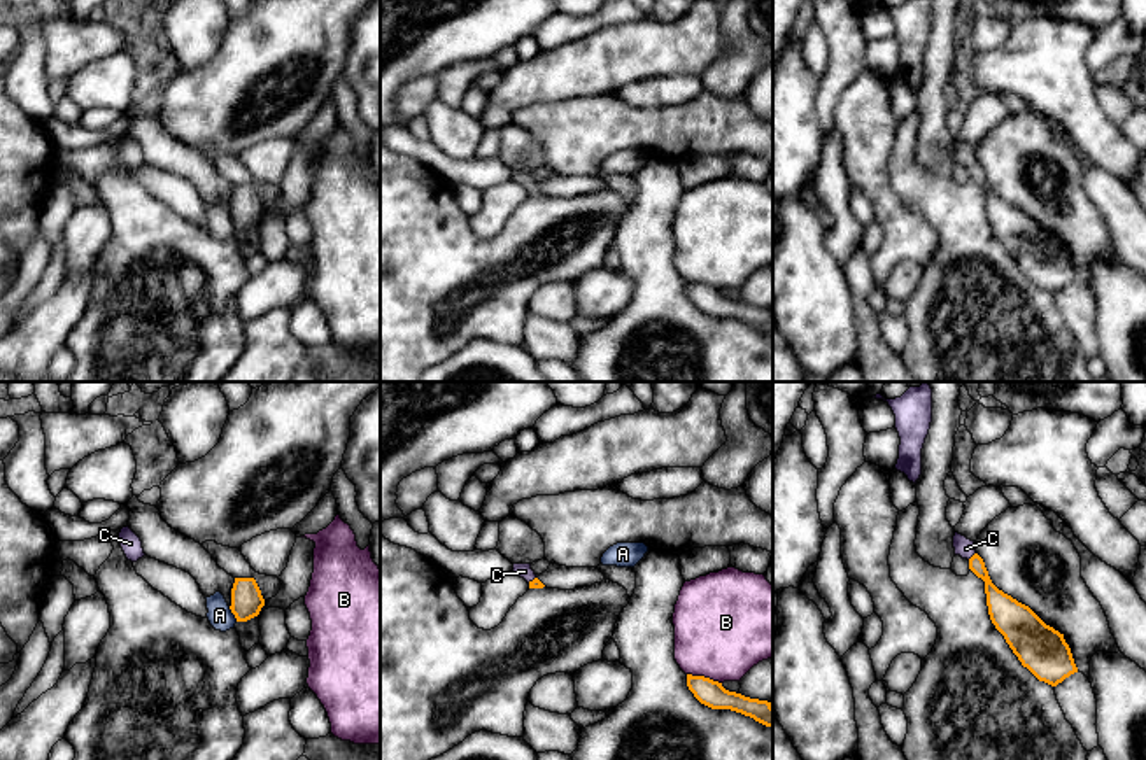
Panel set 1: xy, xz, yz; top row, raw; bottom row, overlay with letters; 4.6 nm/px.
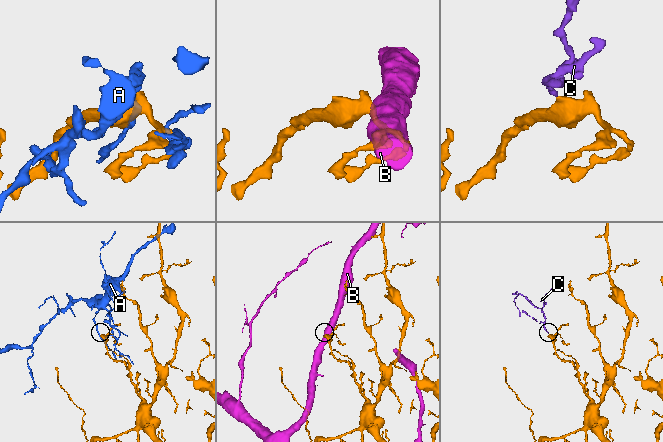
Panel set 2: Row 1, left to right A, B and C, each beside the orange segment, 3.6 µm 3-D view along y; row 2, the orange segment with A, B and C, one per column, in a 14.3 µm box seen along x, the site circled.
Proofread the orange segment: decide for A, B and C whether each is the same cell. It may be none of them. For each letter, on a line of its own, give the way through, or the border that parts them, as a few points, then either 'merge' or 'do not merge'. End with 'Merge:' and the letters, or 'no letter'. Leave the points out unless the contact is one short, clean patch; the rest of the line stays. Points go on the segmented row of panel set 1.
A: do not merge
B: do not merge
C: way yz (999, 603), (973, 555), (966, 548); merge
Merge: C

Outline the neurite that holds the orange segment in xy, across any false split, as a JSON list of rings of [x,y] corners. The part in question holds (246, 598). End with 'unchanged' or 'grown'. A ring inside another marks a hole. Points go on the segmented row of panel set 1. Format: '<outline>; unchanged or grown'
[[[235,578],[231,588],[231,613],[237,622],[247,622],[259,615],[265,599],[254,578]]]; unchanged

